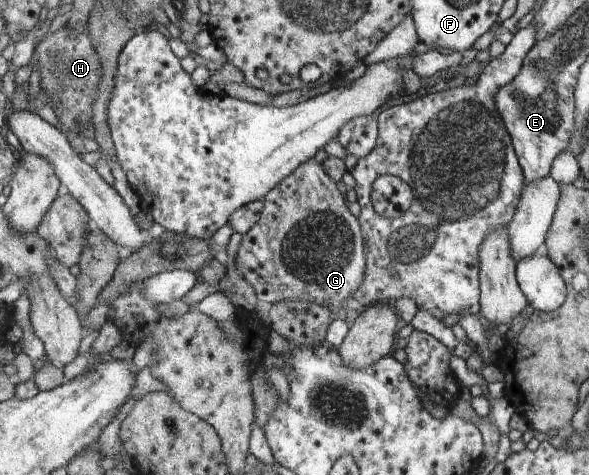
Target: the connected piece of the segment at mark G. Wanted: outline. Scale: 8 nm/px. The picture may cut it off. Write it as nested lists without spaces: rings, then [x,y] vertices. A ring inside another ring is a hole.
[[[314,159],[306,161],[300,165],[293,175],[290,175],[284,182],[278,185],[264,200],[265,207],[261,214],[260,222],[249,232],[243,235],[239,250],[235,257],[237,272],[254,288],[257,294],[257,299],[260,301],[268,302],[271,305],[279,301],[286,301],[289,299],[312,301],[320,303],[320,305],[328,305],[334,311],[342,312],[342,305],[350,303],[354,298],[354,293],[358,291],[360,285],[364,283],[367,271],[366,252],[364,251],[364,237],[362,229],[360,229],[360,221],[350,213],[348,209],[349,204],[346,196],[342,196],[338,185],[332,181],[330,175],[322,169],[322,165],[316,163]]]

